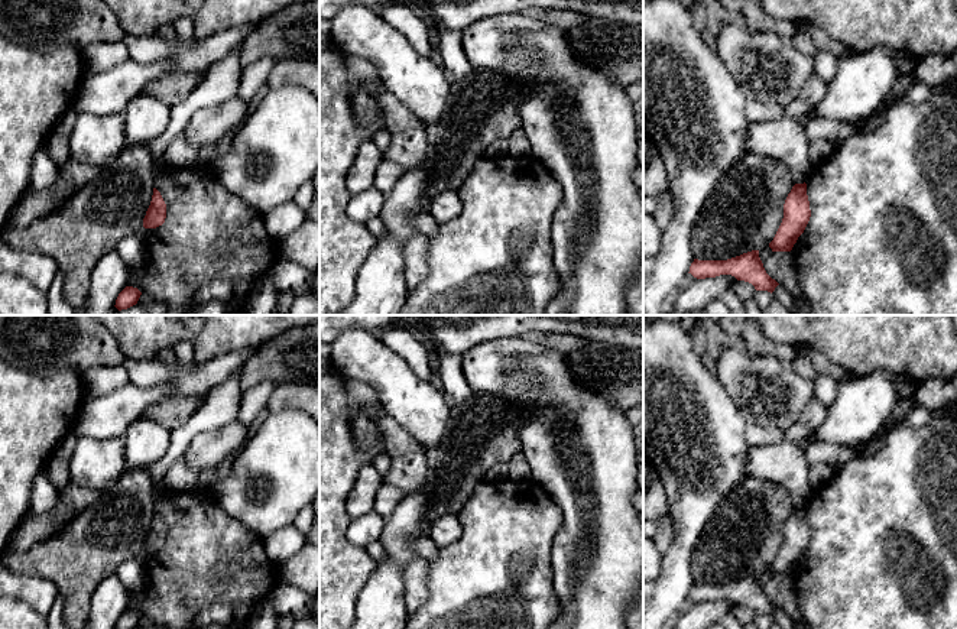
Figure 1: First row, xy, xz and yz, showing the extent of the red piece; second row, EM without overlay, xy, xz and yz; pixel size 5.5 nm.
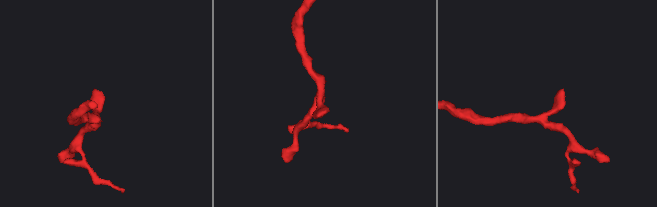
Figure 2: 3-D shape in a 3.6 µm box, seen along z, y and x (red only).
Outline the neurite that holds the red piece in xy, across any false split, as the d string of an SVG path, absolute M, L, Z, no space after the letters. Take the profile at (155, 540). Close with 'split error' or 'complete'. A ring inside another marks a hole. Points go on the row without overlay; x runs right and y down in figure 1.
M153 512L152 525L143 542L143 551L156 552L165 547L165 542L166 542L166 528L160 516L156 512Z | complete

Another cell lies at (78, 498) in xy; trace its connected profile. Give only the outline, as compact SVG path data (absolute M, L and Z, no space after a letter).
M116 482L110 483L106 489L91 490L91 489L78 487L71 483L68 486L68 497L65 500L68 512L72 516L75 516L77 513L88 508L91 503L94 503L104 492L114 487L114 484Z

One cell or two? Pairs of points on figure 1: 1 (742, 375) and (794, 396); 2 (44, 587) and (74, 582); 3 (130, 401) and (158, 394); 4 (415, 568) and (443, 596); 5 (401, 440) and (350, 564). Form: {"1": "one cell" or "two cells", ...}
{"1": "one cell", "2": "two cells", "3": "one cell", "4": "two cells", "5": "two cells"}

